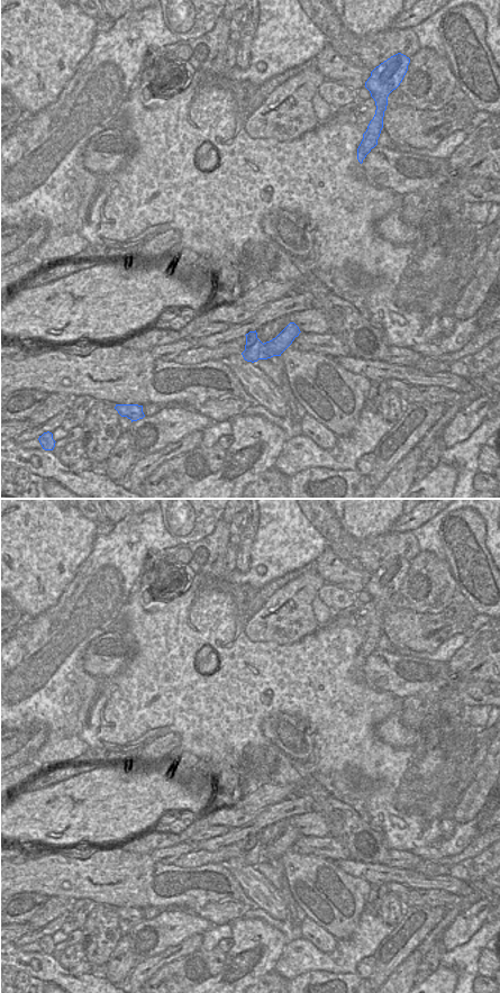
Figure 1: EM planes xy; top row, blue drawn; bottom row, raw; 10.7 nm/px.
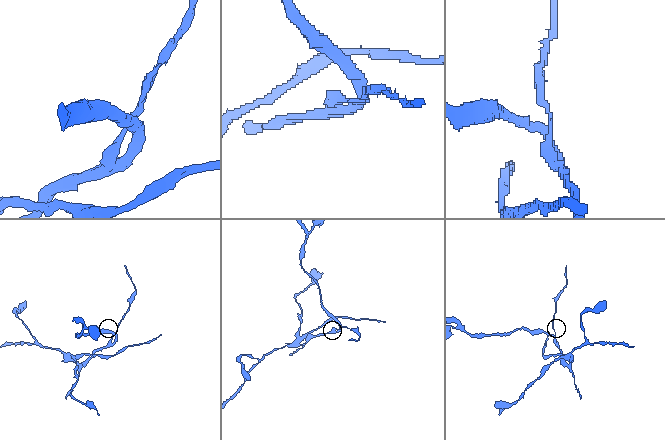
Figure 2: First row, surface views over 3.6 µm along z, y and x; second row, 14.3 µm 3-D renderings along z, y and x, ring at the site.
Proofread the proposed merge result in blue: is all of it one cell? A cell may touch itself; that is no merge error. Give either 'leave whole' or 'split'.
split

